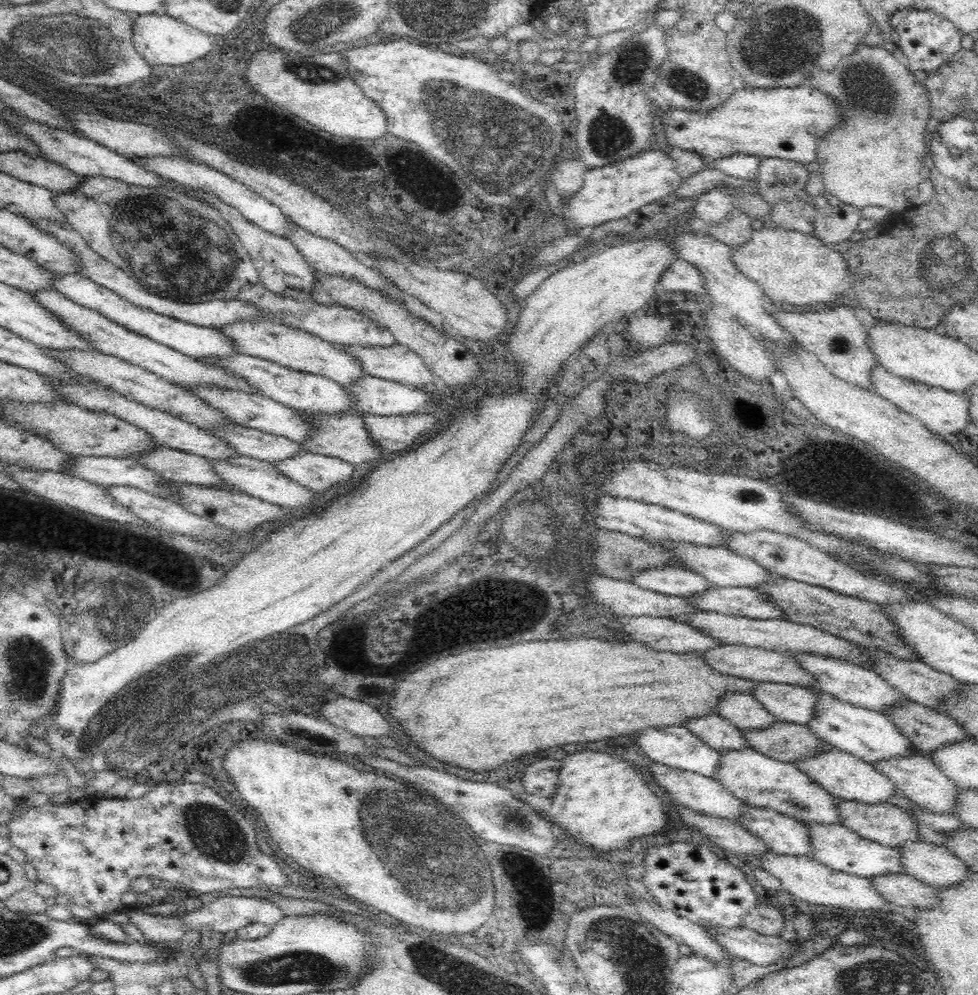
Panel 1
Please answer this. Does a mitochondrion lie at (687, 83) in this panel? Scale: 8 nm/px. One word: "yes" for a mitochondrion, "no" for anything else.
yes

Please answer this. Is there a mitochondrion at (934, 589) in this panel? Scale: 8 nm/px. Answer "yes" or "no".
no

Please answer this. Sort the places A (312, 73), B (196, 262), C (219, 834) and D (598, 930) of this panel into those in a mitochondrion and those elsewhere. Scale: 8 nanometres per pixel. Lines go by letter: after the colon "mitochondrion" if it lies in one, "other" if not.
A: mitochondrion
B: mitochondrion
C: mitochondrion
D: mitochondrion

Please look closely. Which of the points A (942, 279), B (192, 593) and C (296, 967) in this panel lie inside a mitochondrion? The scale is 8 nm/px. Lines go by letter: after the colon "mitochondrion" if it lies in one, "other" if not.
A: mitochondrion
B: other
C: mitochondrion

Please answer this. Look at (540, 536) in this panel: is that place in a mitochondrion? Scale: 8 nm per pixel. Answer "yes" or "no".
yes

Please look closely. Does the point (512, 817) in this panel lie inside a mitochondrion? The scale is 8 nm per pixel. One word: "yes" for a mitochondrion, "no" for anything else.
yes

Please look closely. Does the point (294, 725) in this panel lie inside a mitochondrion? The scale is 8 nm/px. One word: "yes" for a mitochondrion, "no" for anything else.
yes

